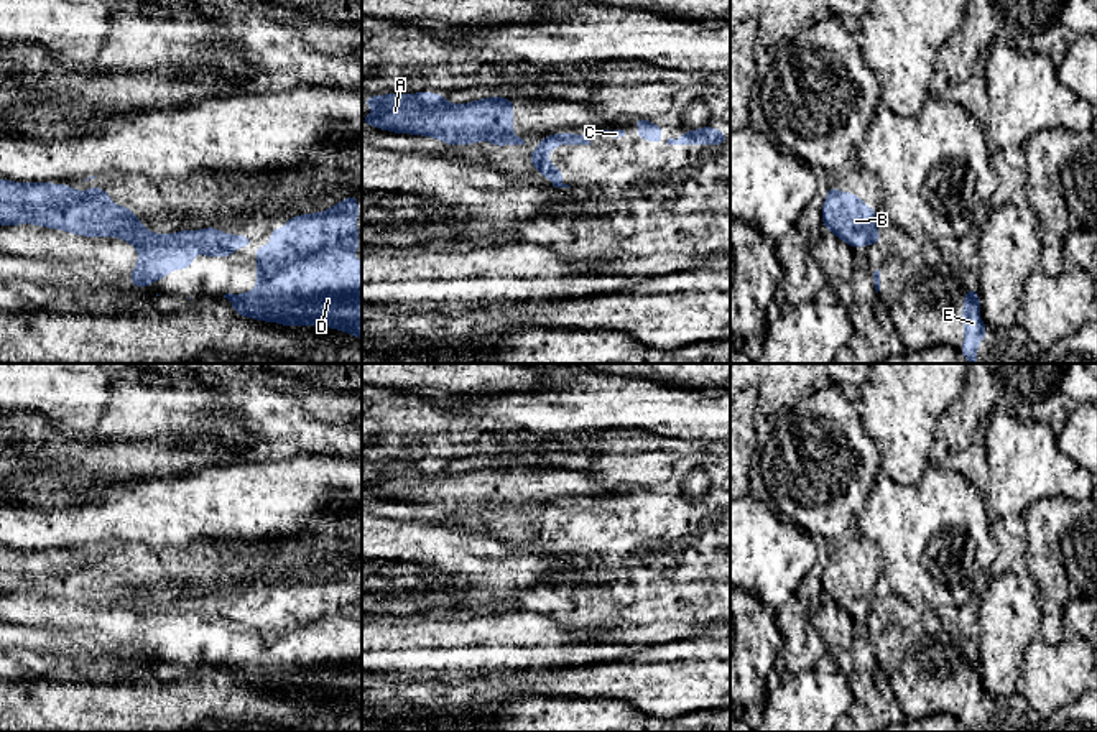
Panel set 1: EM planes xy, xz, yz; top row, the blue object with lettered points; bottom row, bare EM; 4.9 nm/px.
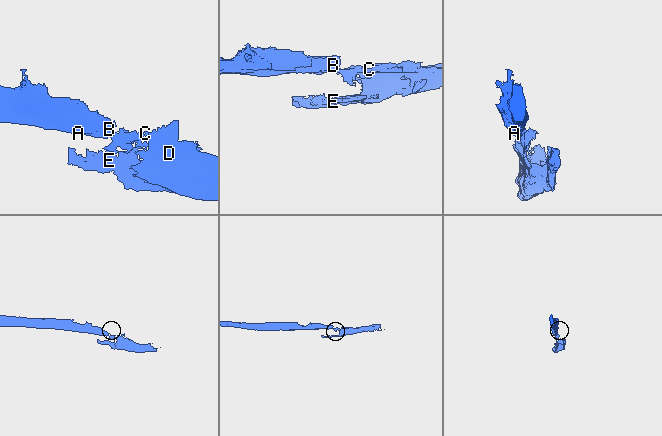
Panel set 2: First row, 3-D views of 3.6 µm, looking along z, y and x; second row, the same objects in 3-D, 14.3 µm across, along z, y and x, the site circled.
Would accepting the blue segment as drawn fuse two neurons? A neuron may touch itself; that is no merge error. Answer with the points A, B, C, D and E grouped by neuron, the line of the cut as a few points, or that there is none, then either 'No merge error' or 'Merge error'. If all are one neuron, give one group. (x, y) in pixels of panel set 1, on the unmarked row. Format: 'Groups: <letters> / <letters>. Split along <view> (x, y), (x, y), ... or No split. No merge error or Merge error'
Groups: A B / C D E. Split along xy (143, 596), (127, 599), (119, 606). Merge error

